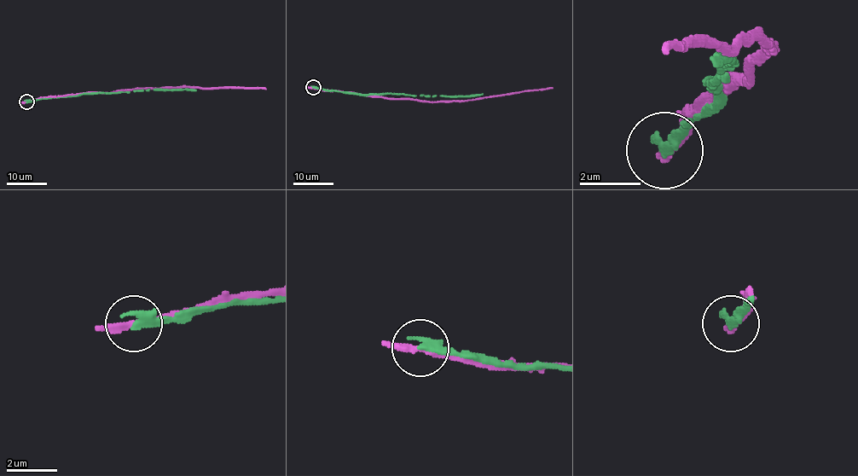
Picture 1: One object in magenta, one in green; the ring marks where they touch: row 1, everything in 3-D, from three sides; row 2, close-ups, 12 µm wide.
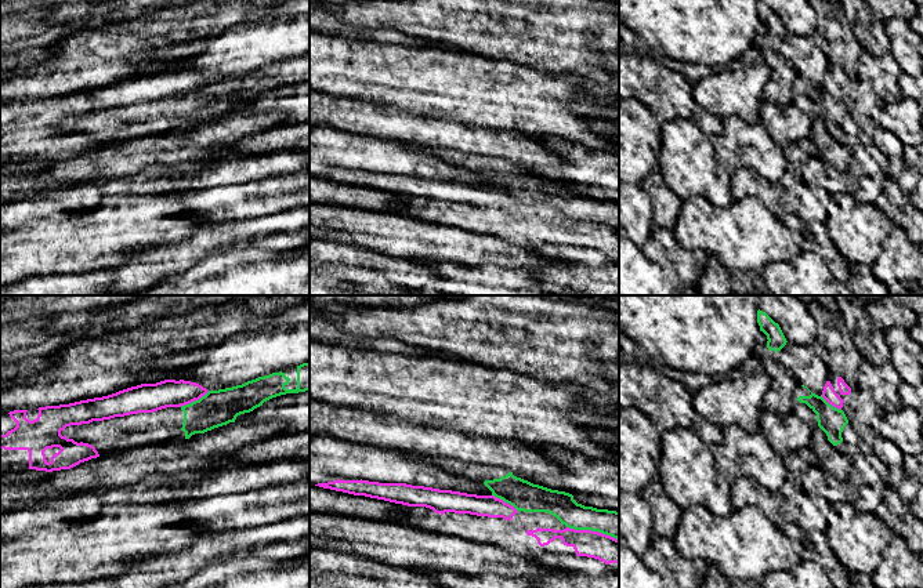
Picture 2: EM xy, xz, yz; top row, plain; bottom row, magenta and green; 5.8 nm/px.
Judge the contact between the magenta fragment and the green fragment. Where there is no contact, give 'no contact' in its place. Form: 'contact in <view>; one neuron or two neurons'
contact in xz; two neurons

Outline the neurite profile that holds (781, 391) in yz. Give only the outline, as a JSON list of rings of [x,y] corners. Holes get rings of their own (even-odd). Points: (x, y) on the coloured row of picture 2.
[[[775,353],[761,357],[761,366],[768,374],[770,385],[763,407],[779,415],[792,414],[797,382],[789,370],[777,359]]]

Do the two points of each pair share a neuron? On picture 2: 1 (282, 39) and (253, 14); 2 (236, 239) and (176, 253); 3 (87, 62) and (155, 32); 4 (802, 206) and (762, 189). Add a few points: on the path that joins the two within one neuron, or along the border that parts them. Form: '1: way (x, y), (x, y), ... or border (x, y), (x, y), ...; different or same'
1: border (292, 18), (263, 17), (245, 24); different
2: way (221, 239), (207, 239), (191, 251); same
3: way (107, 62), (123, 62), (144, 51); same
4: way (792, 196), (781, 189), (771, 189); same

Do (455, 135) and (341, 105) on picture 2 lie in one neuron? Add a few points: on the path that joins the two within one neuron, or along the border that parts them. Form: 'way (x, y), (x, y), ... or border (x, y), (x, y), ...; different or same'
way (427, 130), (369, 119); same

